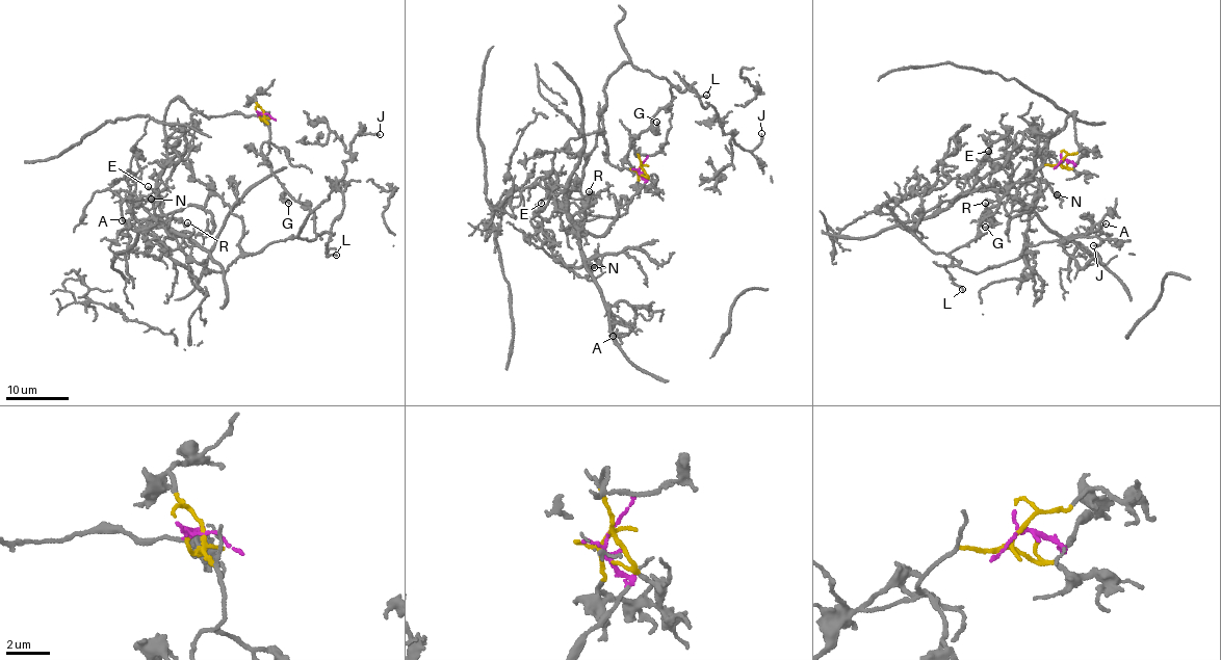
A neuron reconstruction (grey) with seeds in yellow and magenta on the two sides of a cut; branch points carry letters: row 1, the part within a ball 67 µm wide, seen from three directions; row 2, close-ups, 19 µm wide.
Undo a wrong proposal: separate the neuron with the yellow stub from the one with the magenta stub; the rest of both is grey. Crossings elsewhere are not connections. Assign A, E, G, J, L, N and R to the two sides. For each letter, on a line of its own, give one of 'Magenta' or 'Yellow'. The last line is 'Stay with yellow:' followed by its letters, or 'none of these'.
A: Magenta
E: Magenta
G: Yellow
J: Yellow
L: Yellow
N: Magenta
R: Magenta
Stay with yellow: G, J, L

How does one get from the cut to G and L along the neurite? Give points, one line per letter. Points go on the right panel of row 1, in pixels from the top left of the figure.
G: (1061, 160), (1057, 165), (1042, 165), (1032, 179), (1011, 185), (992, 215), (991, 225), (984, 228)
L: (1061, 160), (1011, 185), (992, 214), (982, 219), (976, 239), (951, 253), (959, 261), (946, 272), (962, 290)

